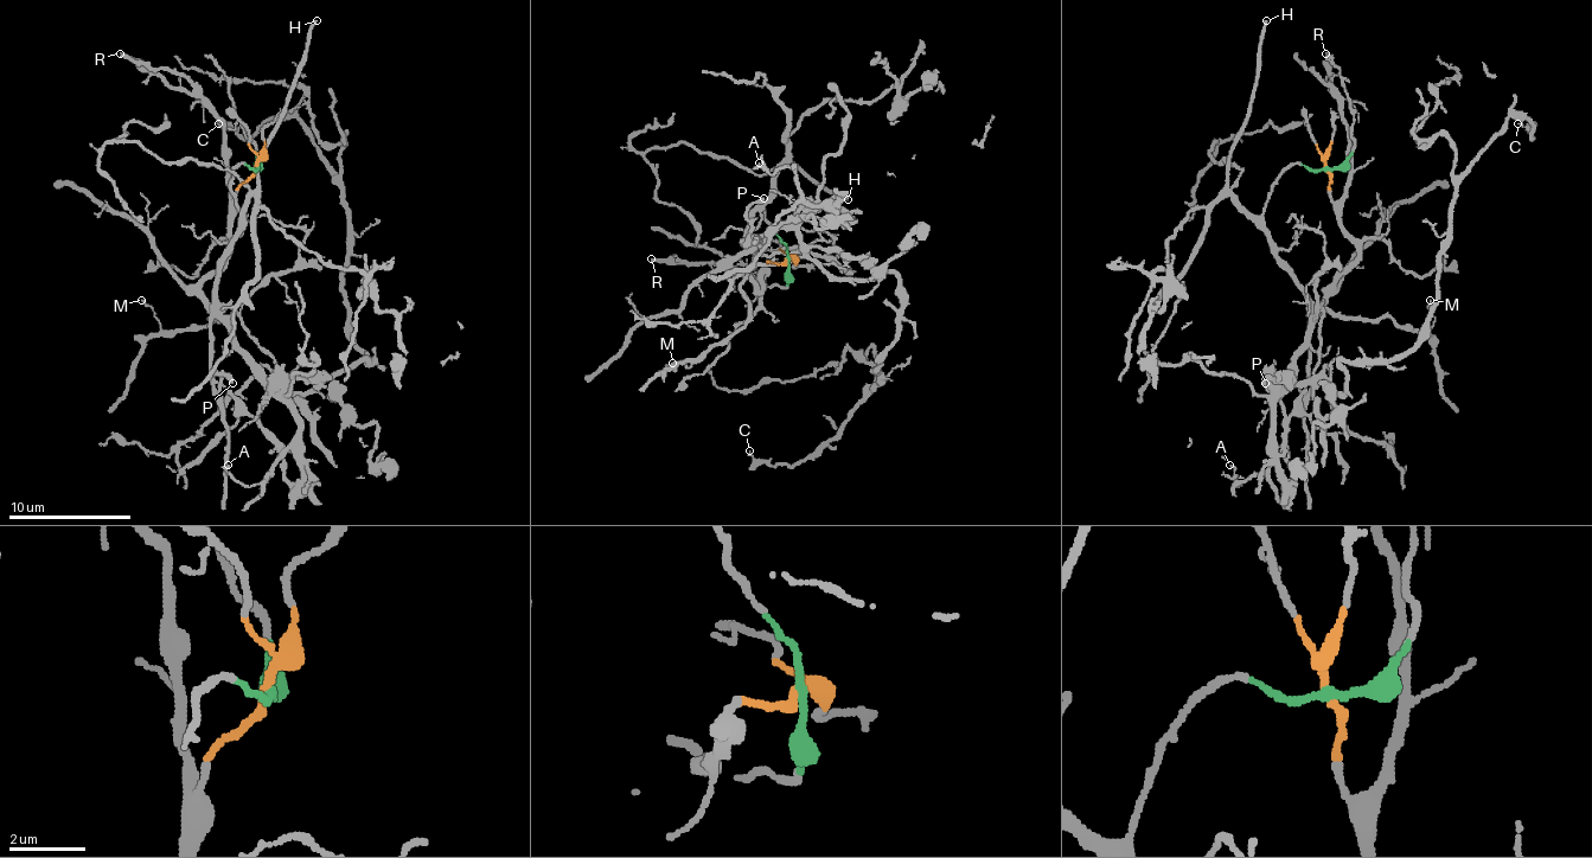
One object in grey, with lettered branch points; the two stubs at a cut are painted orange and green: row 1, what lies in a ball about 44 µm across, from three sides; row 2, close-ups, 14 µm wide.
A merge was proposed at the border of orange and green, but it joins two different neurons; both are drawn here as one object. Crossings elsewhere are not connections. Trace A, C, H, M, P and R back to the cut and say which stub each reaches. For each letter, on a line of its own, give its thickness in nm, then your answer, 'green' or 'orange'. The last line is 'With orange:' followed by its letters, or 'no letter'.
A: 150 nm | orange
C: 140 nm | orange
H: 190 nm | green
M: 130 nm | green
P: 260 nm | green
R: 220 nm | orange
With orange: A, C, R

